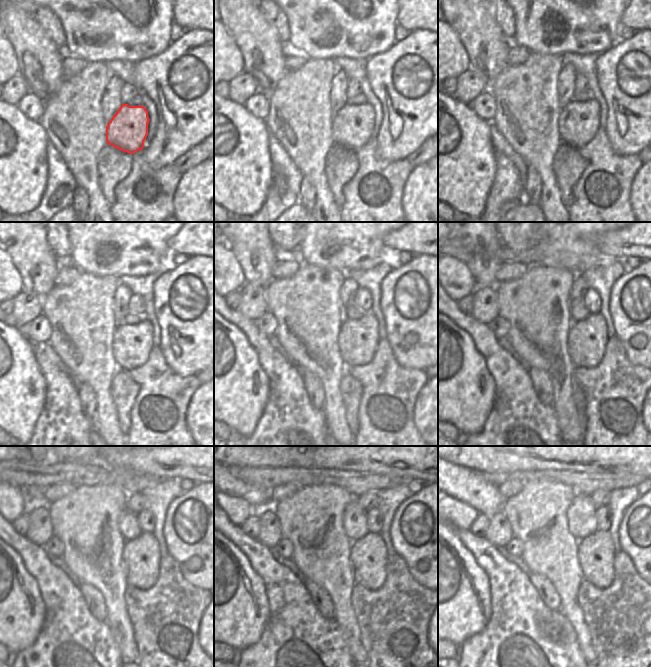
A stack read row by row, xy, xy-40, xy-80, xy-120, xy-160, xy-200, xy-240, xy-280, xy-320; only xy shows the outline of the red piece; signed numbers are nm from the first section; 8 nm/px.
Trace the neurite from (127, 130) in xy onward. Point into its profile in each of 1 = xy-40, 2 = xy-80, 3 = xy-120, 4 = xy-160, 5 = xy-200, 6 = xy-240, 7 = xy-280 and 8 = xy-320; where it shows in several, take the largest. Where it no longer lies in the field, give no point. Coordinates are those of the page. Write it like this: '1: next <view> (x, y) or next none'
1: next xy-40 (352, 126)
2: next xy-80 (578, 122)
3: next xy-120 (131, 343)
4: next xy-160 (358, 339)
5: next xy-200 (587, 338)
6: next xy-240 (141, 557)
7: next xy-280 (368, 556)
8: next xy-320 (596, 552)

